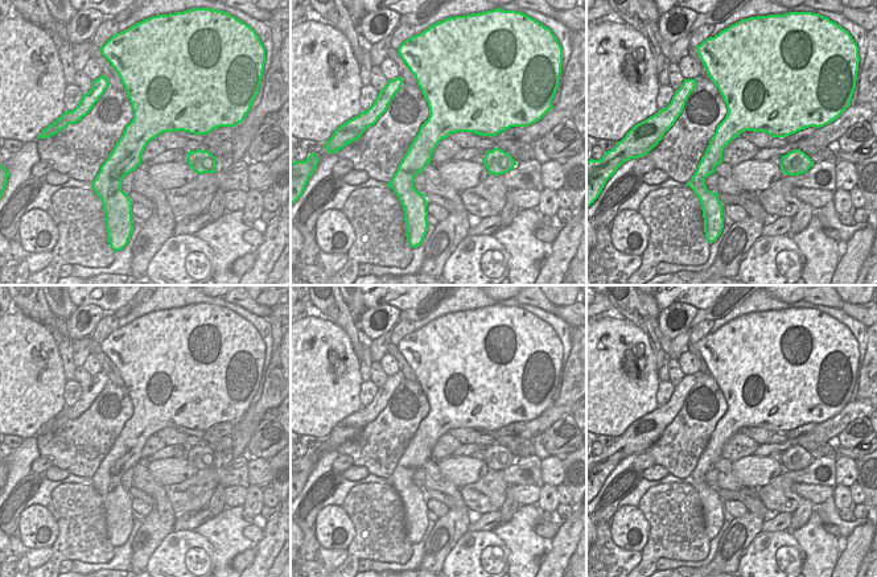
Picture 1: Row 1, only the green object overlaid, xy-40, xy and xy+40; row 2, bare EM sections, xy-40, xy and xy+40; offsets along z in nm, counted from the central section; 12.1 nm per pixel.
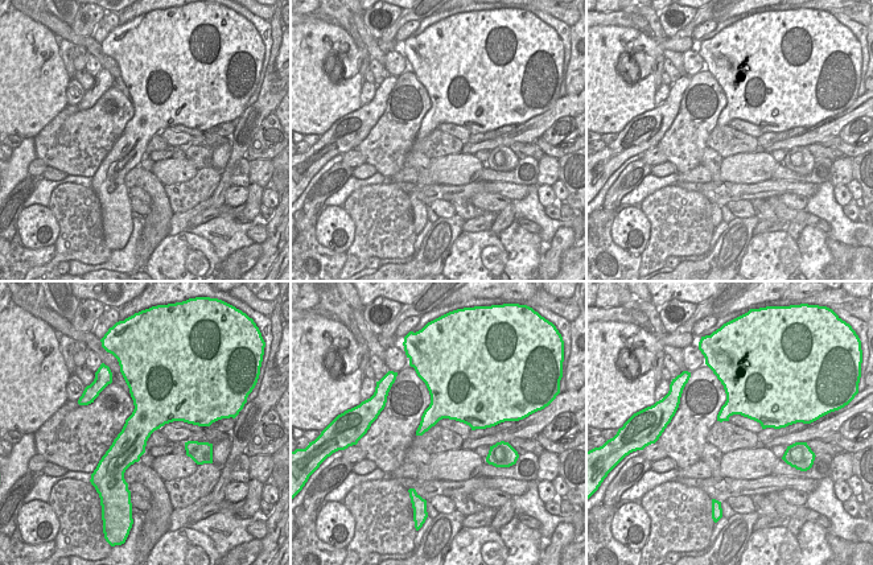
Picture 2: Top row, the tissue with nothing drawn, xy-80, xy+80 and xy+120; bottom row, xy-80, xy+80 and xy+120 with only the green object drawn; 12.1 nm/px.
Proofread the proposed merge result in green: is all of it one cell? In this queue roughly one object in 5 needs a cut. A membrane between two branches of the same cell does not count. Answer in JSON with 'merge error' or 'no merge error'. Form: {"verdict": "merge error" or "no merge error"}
{"verdict": "no merge error"}

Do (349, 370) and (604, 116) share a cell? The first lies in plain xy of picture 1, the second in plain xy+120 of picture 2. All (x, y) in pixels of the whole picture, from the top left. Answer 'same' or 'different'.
same

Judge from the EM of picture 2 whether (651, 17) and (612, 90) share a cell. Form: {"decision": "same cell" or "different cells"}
{"decision": "different cells"}

